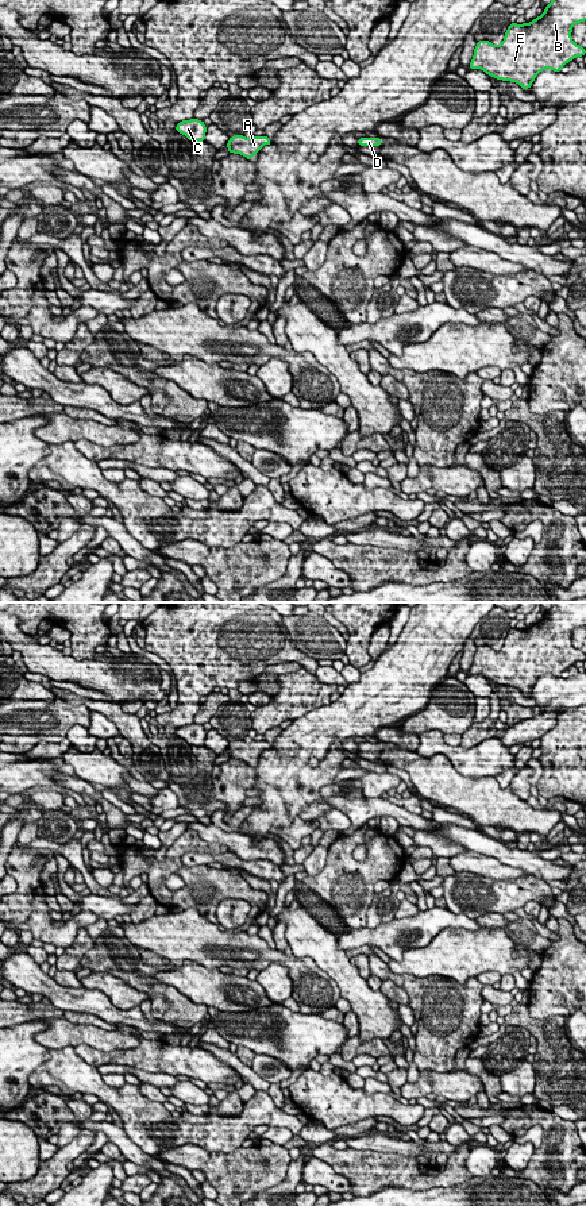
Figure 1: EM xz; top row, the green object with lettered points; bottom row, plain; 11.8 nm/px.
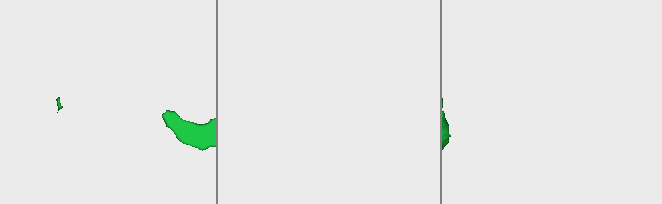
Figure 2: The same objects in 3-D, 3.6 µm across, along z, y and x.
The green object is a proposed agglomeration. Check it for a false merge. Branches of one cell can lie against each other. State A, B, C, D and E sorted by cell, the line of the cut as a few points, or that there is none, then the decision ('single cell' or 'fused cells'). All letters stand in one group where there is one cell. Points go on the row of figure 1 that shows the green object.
A B C D E | no cut | single cell

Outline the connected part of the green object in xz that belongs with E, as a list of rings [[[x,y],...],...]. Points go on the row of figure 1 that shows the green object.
[[[552,0],[531,23],[510,23],[500,45],[478,41],[469,68],[481,69],[497,80],[516,82],[524,90],[529,89],[541,70],[560,72],[575,57],[585,57],[586,49],[571,36],[572,26],[585,20],[586,0]]]

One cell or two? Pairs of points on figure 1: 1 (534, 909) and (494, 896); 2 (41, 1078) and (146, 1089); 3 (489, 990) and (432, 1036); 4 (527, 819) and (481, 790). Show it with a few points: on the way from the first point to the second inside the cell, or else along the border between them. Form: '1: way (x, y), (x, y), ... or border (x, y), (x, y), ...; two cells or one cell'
1: border (542, 905), (528, 901), (523, 906); two cells
2: border (138, 1086), (143, 1095), (162, 1104); two cells
3: border (482, 985), (482, 997), (485, 1000); two cells
4: way (516, 815), (497, 806), (492, 801); one cell

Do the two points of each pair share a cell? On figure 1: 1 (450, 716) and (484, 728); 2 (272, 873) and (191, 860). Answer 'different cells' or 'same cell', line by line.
1: different cells
2: same cell

